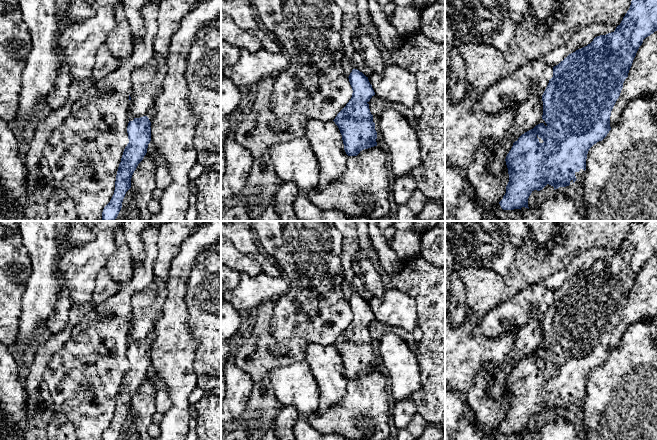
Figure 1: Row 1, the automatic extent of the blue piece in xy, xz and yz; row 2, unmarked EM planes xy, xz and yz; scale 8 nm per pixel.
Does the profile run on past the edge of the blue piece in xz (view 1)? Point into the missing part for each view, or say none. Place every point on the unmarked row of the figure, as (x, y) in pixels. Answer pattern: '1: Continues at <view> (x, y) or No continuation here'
1: No continuation here

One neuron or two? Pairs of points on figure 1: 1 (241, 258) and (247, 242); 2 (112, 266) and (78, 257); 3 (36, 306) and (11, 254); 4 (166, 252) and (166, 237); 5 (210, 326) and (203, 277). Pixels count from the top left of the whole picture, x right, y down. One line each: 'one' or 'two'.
1: two
2: two
3: two
4: one
5: one

